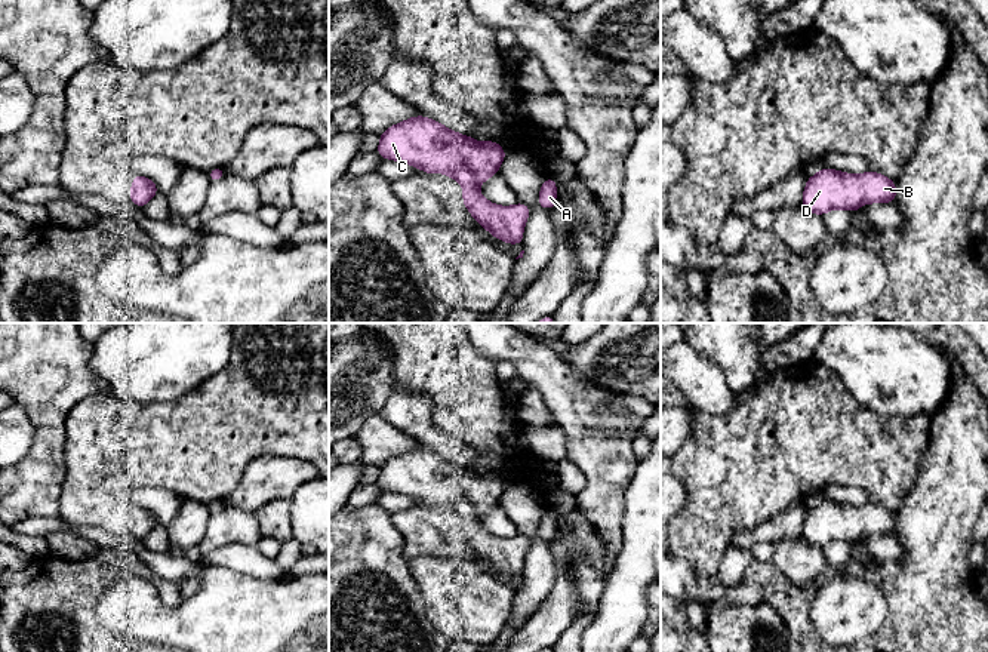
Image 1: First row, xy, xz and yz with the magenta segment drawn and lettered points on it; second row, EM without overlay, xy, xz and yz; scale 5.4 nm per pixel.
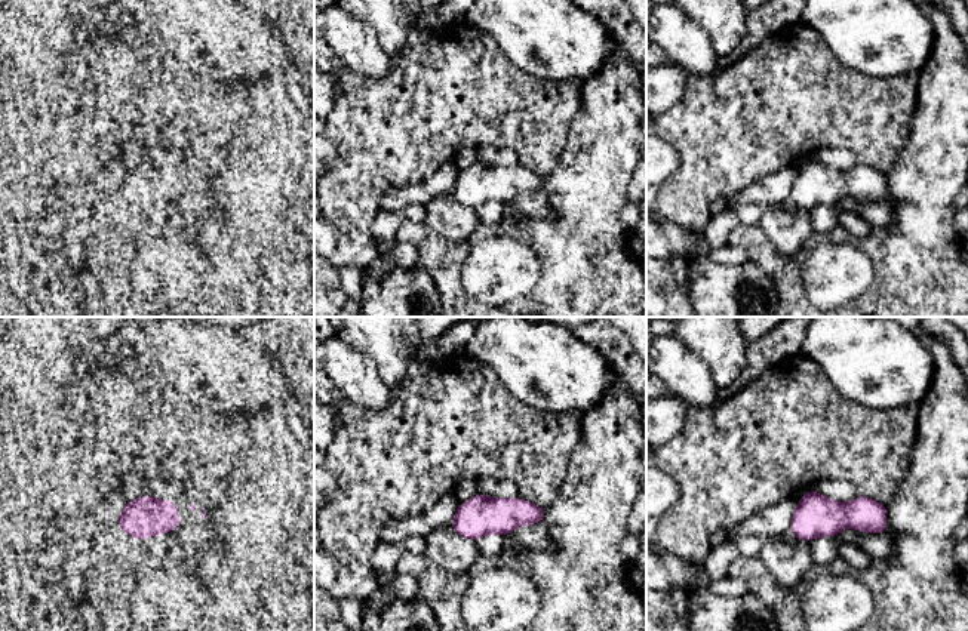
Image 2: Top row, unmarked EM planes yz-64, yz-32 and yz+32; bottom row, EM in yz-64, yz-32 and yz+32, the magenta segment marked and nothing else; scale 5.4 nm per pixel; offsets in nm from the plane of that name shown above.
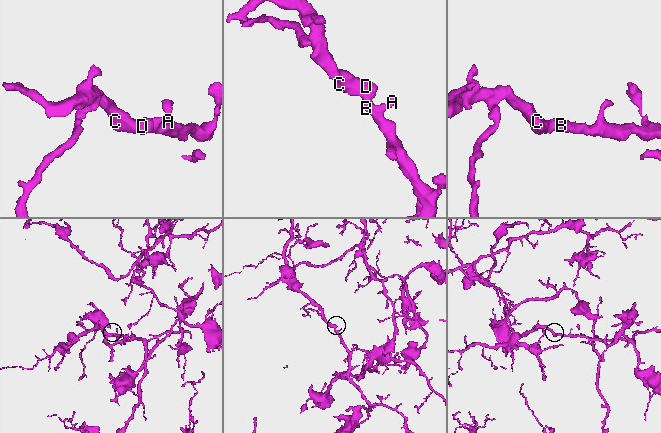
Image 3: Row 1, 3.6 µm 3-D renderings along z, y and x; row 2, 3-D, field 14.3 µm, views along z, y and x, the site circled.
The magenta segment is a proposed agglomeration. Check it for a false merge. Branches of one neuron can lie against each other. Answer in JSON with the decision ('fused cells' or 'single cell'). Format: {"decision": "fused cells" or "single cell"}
{"decision": "single cell"}

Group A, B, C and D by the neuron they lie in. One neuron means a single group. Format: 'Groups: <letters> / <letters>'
Groups: A B C D

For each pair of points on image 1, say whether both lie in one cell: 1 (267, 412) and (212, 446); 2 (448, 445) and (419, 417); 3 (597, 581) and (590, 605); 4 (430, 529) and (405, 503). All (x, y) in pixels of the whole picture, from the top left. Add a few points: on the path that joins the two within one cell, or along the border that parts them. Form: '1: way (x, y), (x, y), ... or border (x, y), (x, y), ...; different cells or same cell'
1: way (254, 414), (243, 415), (225, 433); same cell
2: way (440, 442), (422, 424); same cell
3: way (591, 587), (591, 599); same cell
4: border (415, 506), (390, 514); different cells

